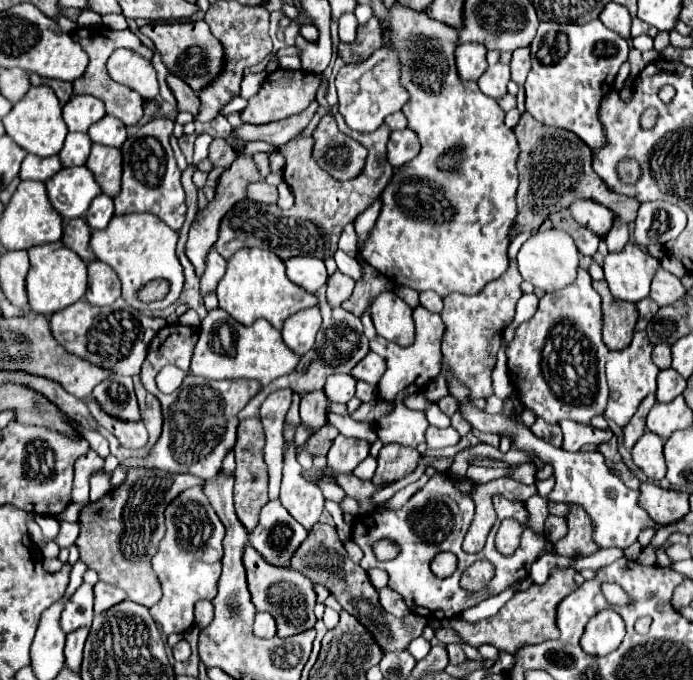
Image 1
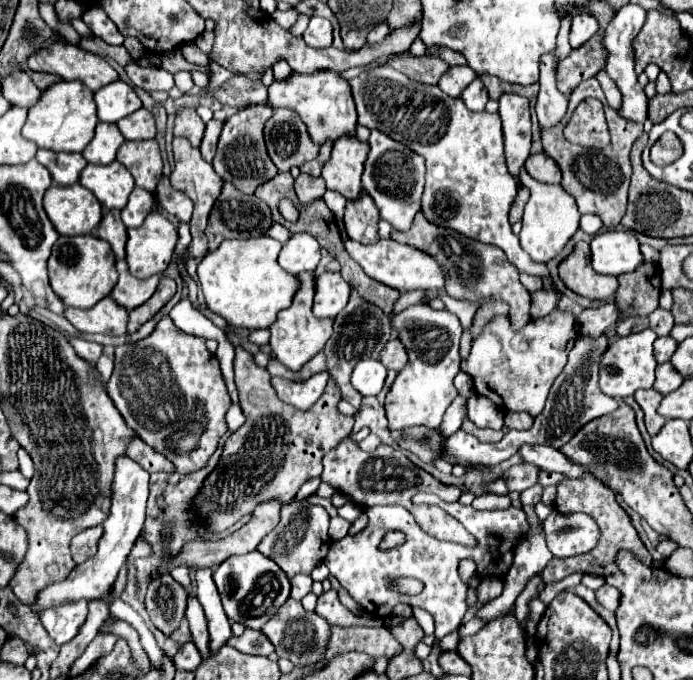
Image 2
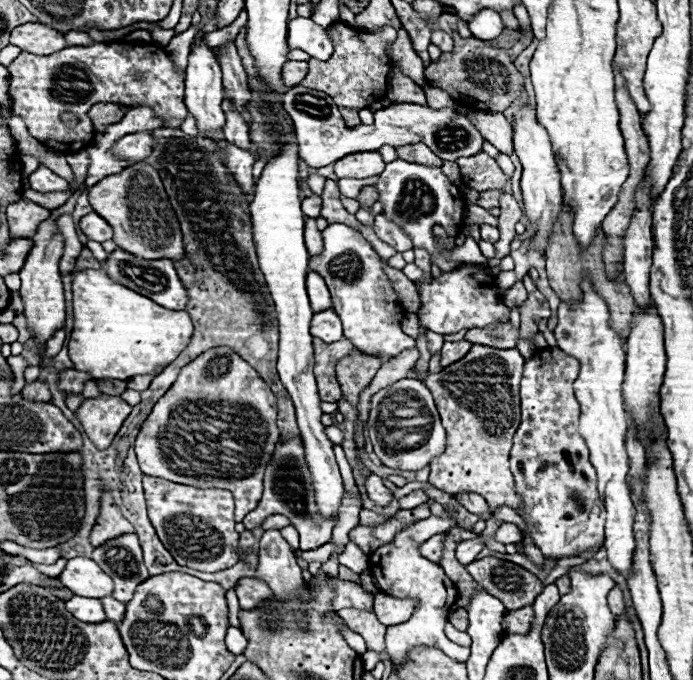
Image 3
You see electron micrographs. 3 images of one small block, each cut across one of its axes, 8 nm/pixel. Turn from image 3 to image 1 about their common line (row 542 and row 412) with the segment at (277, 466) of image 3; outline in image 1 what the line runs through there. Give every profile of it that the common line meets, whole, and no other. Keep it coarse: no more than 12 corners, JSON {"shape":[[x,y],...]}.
{"shape":[[322,390],[302,396],[300,418],[312,428],[326,424]]}

